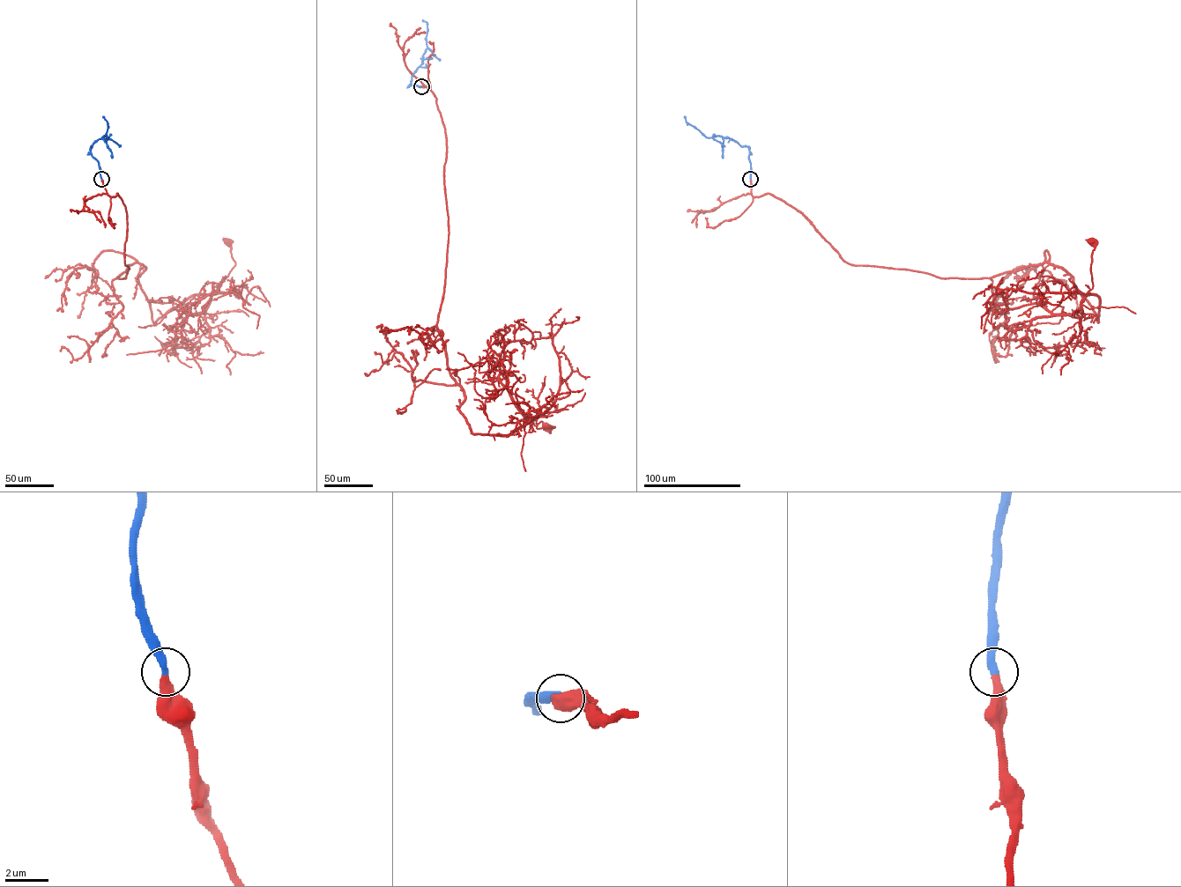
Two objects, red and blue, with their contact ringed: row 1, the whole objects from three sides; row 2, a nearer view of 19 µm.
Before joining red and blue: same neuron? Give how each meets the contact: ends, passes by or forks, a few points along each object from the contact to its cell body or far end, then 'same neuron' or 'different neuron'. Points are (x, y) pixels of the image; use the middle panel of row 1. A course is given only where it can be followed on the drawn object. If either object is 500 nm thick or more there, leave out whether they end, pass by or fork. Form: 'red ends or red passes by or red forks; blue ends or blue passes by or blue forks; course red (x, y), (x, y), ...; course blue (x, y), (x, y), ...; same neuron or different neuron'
red ends; blue ends; course red (421, 86), (436, 98), (446, 138), (437, 326), (464, 392), (457, 408), (473, 433), (545, 427); course blue (421, 86), (410, 85), (427, 48), (427, 23), (422, 20); same neuron

